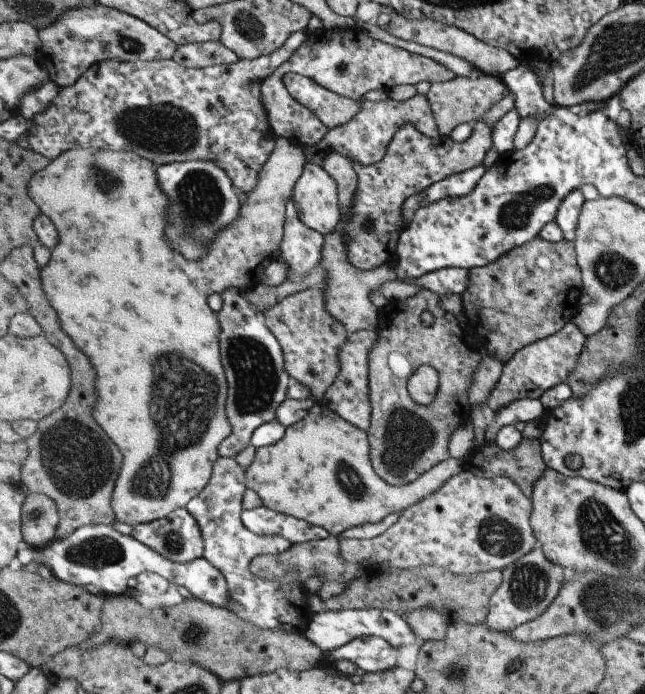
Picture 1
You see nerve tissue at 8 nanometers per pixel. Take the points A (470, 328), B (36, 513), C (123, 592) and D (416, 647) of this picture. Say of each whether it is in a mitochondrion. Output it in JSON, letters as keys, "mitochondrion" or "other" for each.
{"A":"other","B":"mitochondrion","C":"other","D":"other"}

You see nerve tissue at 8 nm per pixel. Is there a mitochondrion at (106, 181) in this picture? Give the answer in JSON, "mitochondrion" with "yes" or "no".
{"mitochondrion":"yes"}

